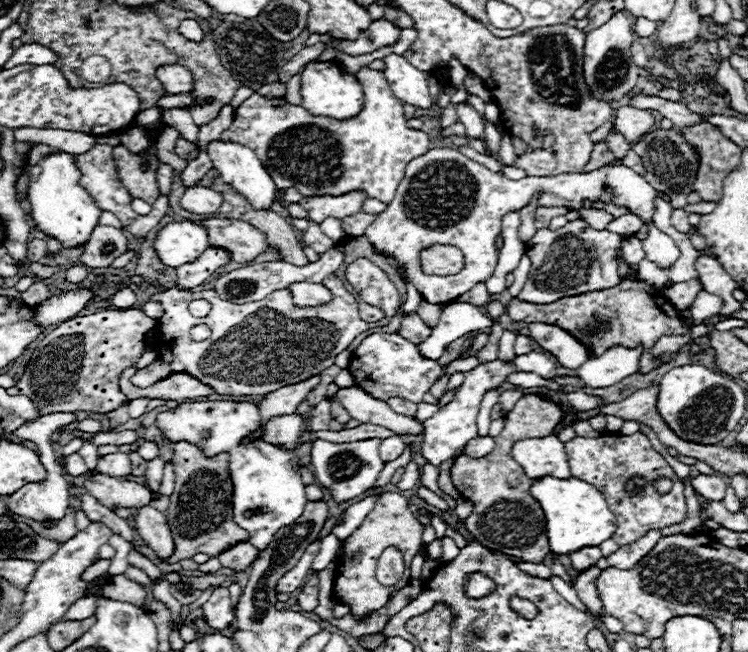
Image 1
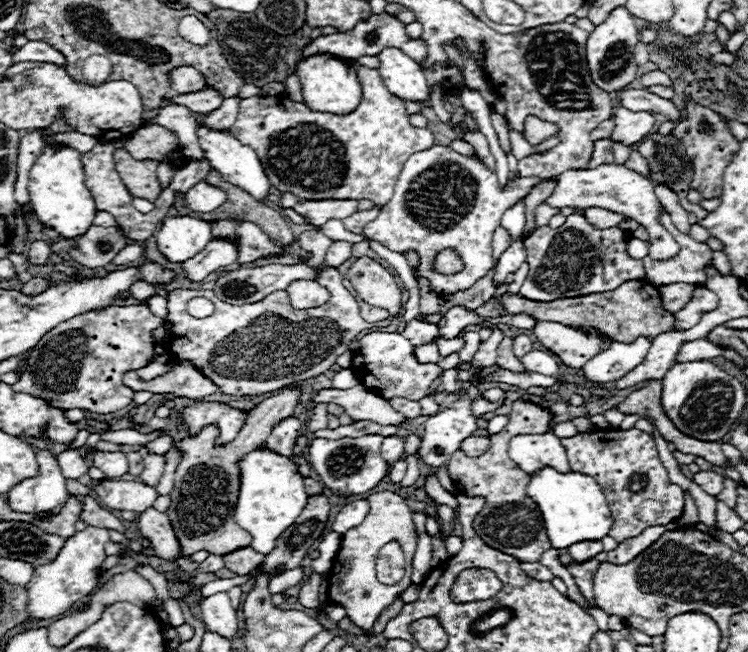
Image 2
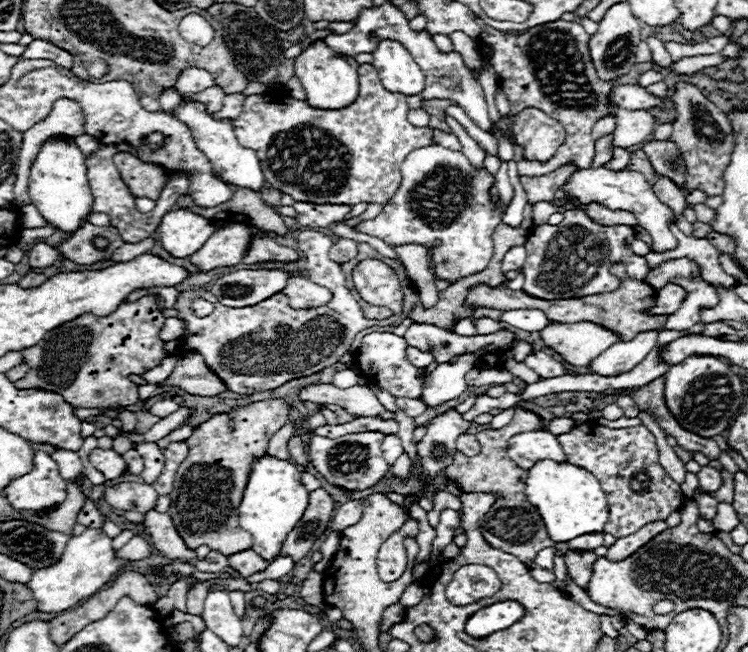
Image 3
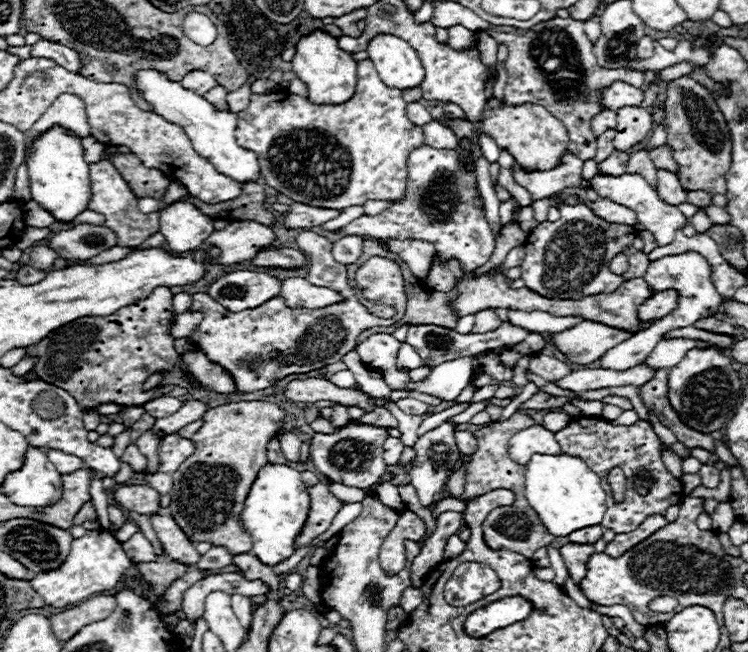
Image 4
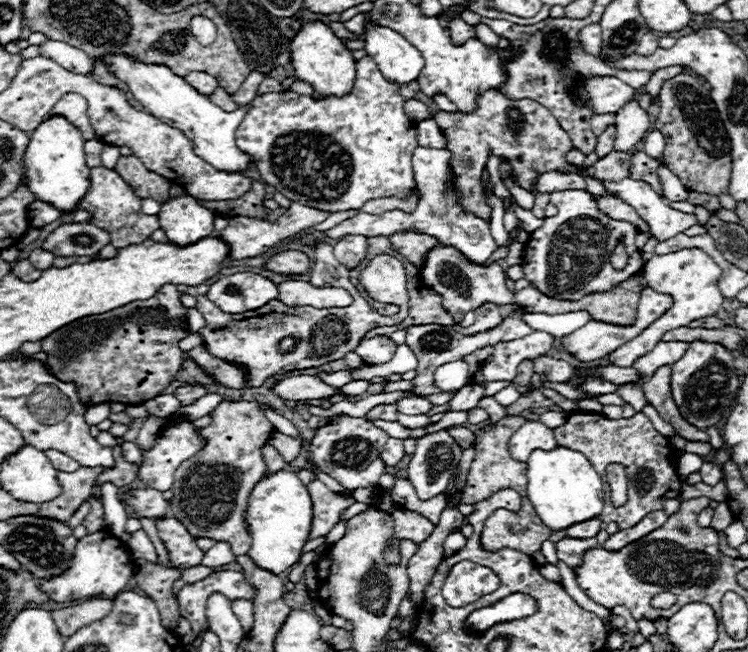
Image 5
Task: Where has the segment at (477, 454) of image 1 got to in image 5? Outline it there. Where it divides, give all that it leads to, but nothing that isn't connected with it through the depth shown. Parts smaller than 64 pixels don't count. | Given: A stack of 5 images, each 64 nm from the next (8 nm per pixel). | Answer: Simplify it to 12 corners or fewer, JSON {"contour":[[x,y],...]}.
{"contour":[[452,426],[452,438],[462,450],[474,444],[474,434],[464,426]]}

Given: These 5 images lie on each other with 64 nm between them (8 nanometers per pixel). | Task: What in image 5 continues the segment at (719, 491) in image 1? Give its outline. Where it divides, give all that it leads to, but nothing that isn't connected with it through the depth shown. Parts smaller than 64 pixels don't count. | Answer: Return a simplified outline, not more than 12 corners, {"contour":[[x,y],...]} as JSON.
{"contour":[[716,462],[700,468],[704,484],[714,486],[722,480],[722,468]]}

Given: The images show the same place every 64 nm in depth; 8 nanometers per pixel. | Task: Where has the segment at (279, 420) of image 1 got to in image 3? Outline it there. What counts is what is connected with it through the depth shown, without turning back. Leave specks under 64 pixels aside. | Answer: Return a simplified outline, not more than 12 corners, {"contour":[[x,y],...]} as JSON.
{"contour":[[286,422],[272,434],[268,454],[290,460],[288,442],[296,424]]}

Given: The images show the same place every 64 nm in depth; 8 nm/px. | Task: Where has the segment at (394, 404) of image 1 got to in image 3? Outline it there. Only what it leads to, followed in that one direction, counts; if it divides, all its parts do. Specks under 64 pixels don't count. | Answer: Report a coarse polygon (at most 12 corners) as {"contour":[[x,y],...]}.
{"contour":[[396,398],[396,406],[410,418],[426,410],[420,398]]}

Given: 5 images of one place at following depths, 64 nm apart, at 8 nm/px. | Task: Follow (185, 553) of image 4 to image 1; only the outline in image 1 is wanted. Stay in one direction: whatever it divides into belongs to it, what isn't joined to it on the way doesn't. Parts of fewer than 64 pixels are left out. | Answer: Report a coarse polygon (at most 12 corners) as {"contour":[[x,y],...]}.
{"contour":[[142,506],[134,514],[140,538],[168,558],[172,532],[162,512]]}

